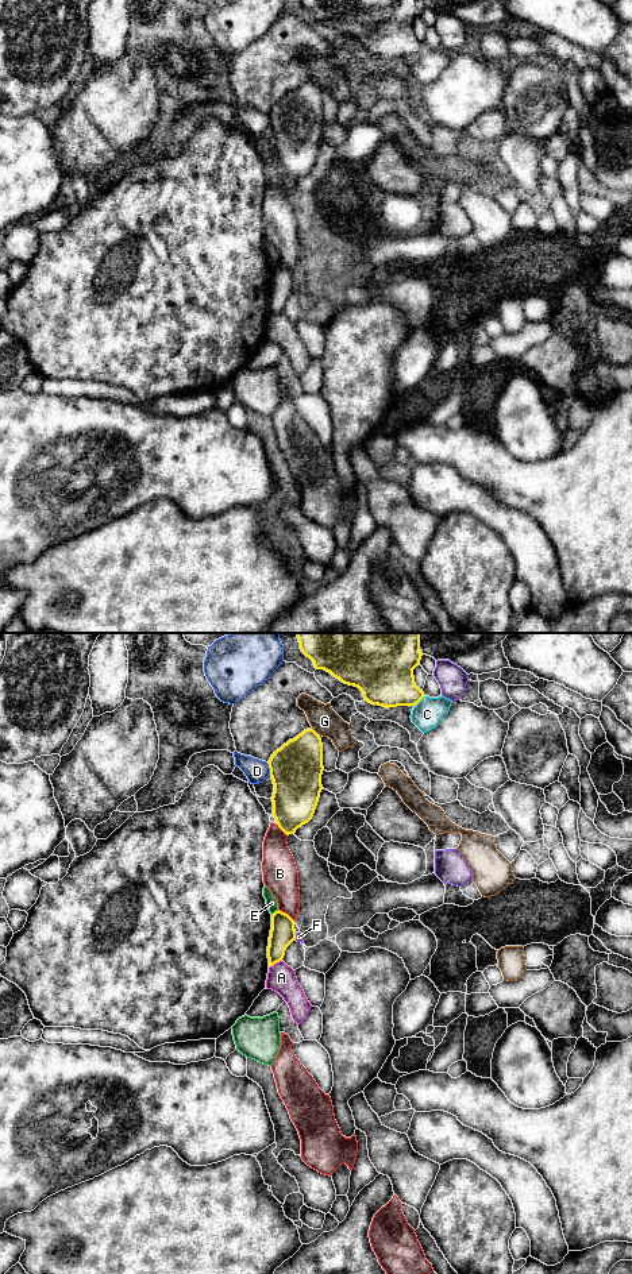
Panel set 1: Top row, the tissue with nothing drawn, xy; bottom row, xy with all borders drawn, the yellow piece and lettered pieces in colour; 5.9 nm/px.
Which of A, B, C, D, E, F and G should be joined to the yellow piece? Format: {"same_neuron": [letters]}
{"same_neuron": []}

